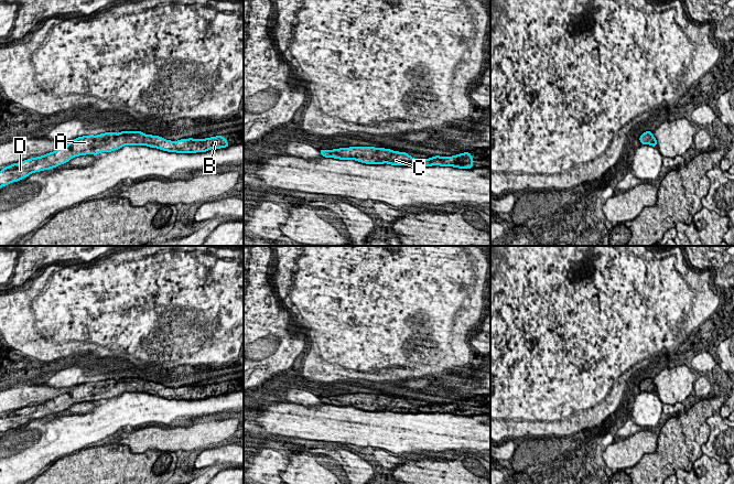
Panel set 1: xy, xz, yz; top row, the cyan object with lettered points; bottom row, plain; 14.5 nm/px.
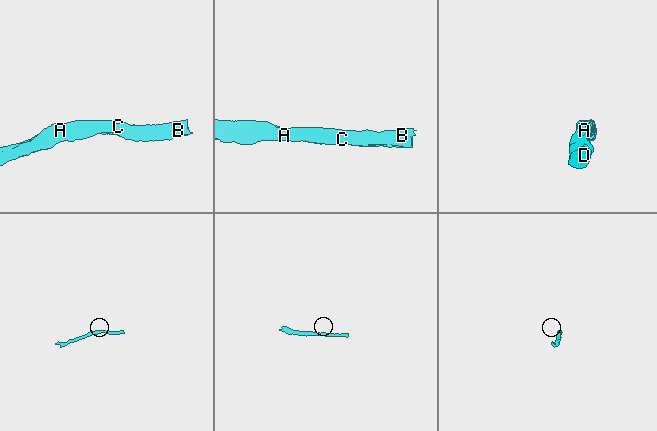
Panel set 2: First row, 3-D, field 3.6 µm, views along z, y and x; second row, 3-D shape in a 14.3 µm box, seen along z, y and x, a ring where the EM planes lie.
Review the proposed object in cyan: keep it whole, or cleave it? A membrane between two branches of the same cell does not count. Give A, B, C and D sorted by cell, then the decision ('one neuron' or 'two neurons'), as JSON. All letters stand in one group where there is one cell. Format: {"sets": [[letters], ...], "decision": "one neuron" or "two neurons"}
{"sets": [["A", "B", "C", "D"]], "decision": "one neuron"}

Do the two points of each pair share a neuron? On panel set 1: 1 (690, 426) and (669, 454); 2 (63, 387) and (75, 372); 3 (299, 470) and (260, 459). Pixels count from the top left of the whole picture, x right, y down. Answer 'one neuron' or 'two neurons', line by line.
1: one neuron
2: one neuron
3: two neurons

